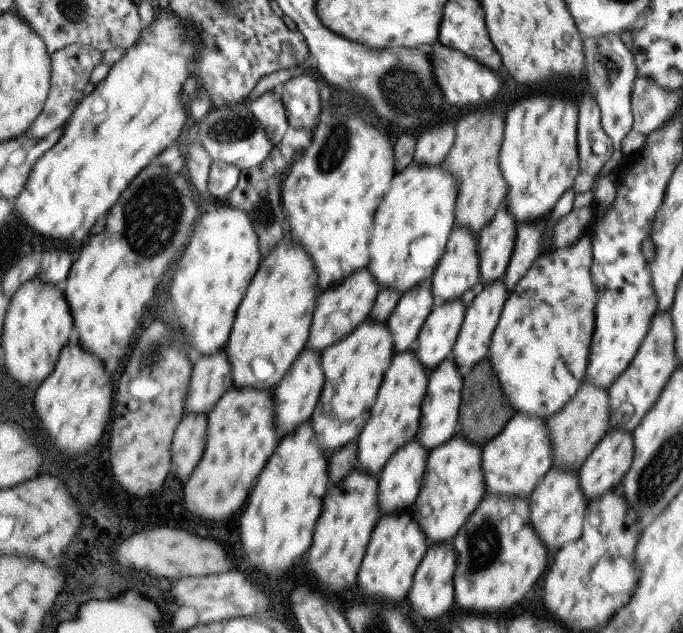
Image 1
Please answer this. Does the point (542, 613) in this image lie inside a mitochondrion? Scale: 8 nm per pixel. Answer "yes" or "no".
no

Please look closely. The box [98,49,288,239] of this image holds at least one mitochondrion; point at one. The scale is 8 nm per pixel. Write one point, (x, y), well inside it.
(227, 130)

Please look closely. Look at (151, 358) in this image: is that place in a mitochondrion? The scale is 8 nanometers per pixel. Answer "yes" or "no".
yes

